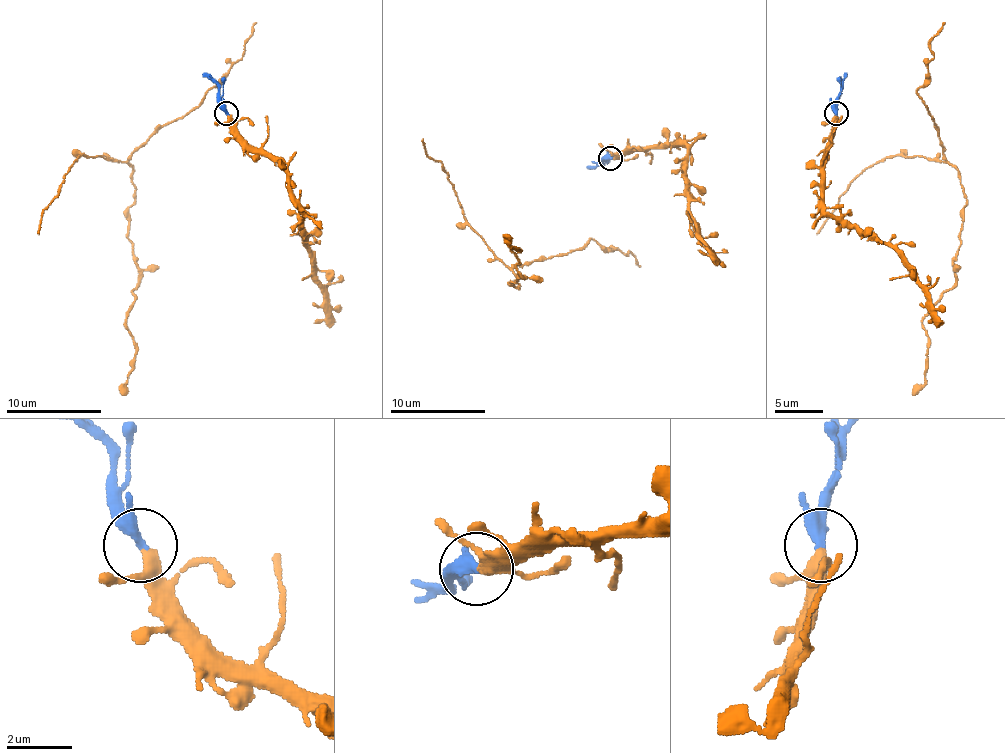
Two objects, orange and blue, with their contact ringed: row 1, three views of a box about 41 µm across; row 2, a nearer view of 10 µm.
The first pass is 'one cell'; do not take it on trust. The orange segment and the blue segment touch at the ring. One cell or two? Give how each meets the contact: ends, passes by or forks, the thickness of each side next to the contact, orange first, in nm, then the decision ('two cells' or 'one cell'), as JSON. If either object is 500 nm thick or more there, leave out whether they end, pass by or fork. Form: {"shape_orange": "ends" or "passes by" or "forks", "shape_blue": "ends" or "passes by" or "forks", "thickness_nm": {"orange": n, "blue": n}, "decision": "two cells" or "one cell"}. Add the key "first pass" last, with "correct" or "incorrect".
{"shape_orange": "passes by", "shape_blue": "passes by", "thickness_nm": {"orange": 300, "blue": 280}, "decision": "one cell", "first pass": "correct"}

